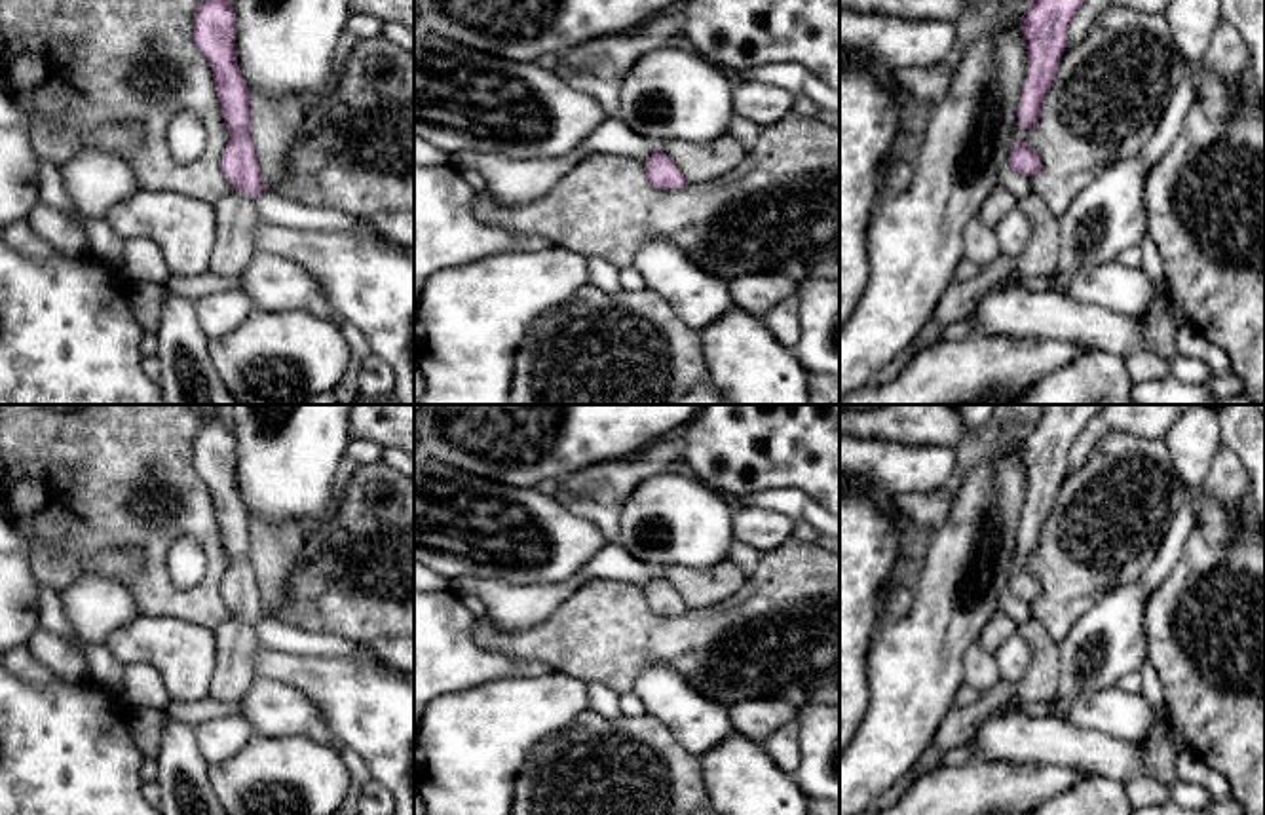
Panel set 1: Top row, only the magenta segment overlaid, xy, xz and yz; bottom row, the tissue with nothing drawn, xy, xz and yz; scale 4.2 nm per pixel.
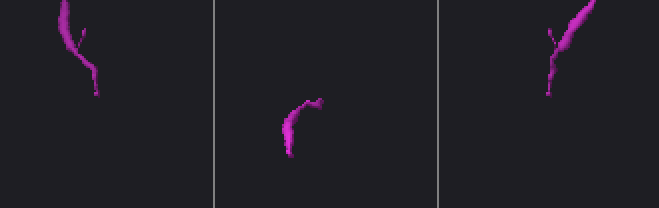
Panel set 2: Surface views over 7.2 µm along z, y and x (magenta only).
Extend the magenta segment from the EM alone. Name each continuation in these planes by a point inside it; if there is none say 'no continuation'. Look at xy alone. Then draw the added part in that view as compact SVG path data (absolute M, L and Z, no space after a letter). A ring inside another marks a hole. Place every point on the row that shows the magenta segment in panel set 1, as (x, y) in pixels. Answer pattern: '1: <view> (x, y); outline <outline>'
1: xy (236, 215); outline M232 190L215 203L217 239L209 270L224 279L234 279L255 256L255 228L264 220L255 207L255 196Z

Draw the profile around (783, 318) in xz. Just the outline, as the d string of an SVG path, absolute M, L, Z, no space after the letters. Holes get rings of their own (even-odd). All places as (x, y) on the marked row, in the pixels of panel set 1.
M798 293L773 306L764 315L764 323L775 331L775 336L783 346L792 350L802 332Z

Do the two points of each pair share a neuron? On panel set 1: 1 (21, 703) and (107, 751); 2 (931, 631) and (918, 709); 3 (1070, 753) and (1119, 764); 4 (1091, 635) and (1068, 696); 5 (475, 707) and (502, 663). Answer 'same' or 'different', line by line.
1: same
2: same
3: same
4: same
5: different

